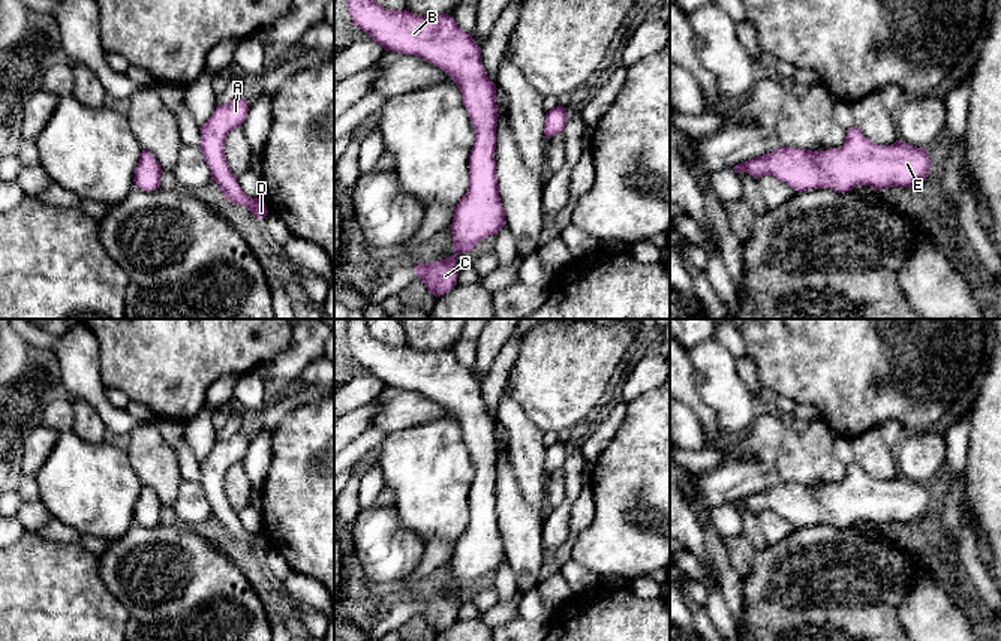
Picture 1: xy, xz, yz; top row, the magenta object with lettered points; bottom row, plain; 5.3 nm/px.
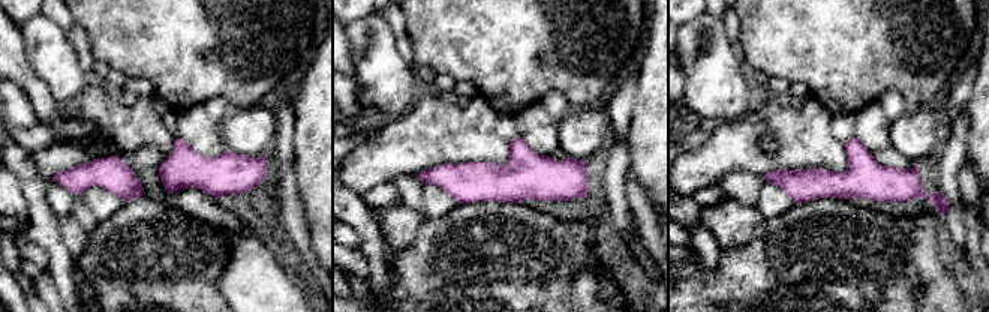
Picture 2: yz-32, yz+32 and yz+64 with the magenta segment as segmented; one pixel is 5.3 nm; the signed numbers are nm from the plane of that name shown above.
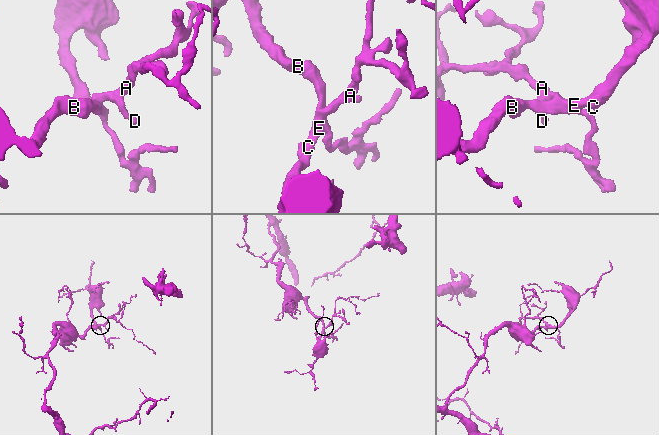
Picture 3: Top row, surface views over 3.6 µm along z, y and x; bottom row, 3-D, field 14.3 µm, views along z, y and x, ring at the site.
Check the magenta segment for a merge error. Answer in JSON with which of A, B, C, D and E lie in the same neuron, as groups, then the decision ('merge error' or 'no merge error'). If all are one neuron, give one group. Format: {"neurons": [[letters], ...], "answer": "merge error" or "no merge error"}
{"neurons": [["A", "B", "C", "D", "E"]], "answer": "no merge error"}

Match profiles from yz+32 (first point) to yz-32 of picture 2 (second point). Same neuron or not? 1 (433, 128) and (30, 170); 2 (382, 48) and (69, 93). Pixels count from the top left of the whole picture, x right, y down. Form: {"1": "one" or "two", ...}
{"1": "two", "2": "one"}

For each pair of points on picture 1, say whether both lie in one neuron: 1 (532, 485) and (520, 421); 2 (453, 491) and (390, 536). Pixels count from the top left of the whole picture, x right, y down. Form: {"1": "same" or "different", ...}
{"1": "same", "2": "different"}

